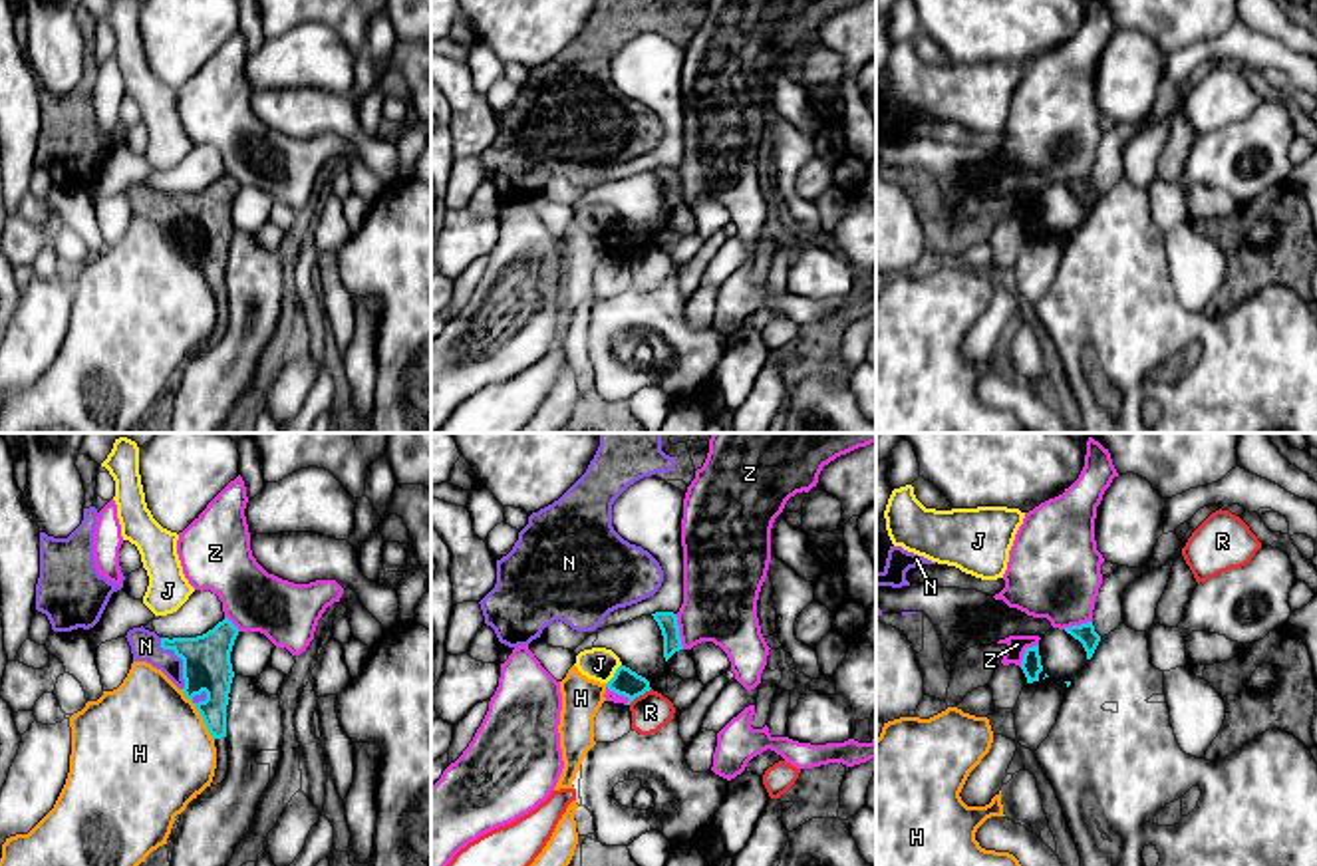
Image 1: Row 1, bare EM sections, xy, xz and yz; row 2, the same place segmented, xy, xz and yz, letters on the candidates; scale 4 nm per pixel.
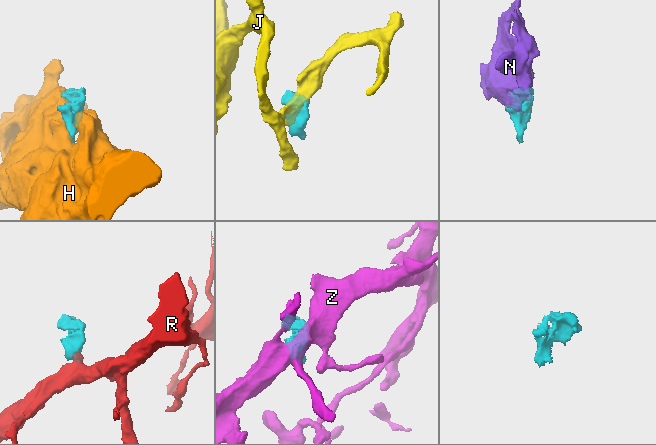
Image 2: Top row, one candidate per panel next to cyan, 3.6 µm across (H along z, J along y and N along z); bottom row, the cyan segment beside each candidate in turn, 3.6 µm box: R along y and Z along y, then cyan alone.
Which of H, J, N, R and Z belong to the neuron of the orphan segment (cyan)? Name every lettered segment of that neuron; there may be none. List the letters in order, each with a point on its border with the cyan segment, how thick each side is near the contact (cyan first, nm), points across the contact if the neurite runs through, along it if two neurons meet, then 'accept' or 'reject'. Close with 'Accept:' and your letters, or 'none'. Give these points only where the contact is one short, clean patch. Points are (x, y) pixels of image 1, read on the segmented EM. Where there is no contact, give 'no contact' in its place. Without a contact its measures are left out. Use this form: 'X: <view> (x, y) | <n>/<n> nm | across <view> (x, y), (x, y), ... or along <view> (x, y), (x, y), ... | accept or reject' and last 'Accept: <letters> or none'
H: xy (201, 716) | 190/500 nm | reject
J: xz (614, 674) | 110/140 nm | along xz (620, 664), (606, 684) | reject
N: xy (181, 658) | 190/130 nm | accept
R: xz (638, 696) | 110/160 nm | along xz (650, 688), (628, 704) | reject
Z: xz (678, 632) | 80/300 nm | reject
Accept: N

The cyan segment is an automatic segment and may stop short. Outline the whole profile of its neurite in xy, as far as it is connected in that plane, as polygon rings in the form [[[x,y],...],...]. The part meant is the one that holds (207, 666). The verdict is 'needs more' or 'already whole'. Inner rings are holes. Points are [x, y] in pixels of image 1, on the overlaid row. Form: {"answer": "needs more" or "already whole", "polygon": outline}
{"answer": "needs more", "polygon": [[[224,618],[197,638],[159,638],[155,632],[127,632],[133,661],[161,669],[201,713],[213,739],[226,737],[226,705],[234,677],[230,651],[238,628]]]}

